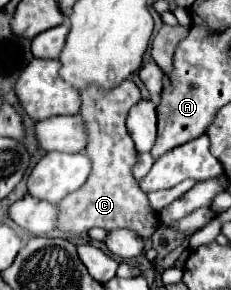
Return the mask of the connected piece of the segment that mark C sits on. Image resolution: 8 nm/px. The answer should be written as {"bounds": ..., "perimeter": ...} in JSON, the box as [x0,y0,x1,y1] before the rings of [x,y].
{"bounds":[60,80,160,240],"perimeter":[[[124,80],[120,86],[110,90],[96,84],[84,88],[80,114],[84,122],[88,122],[88,146],[84,152],[92,158],[92,174],[80,190],[60,200],[60,230],[88,232],[98,226],[110,232],[126,228],[136,232],[142,240],[148,240],[160,228],[158,214],[152,210],[146,192],[132,176],[132,166],[136,164],[138,152],[124,122],[130,108],[140,100],[140,90],[132,80]]]}

